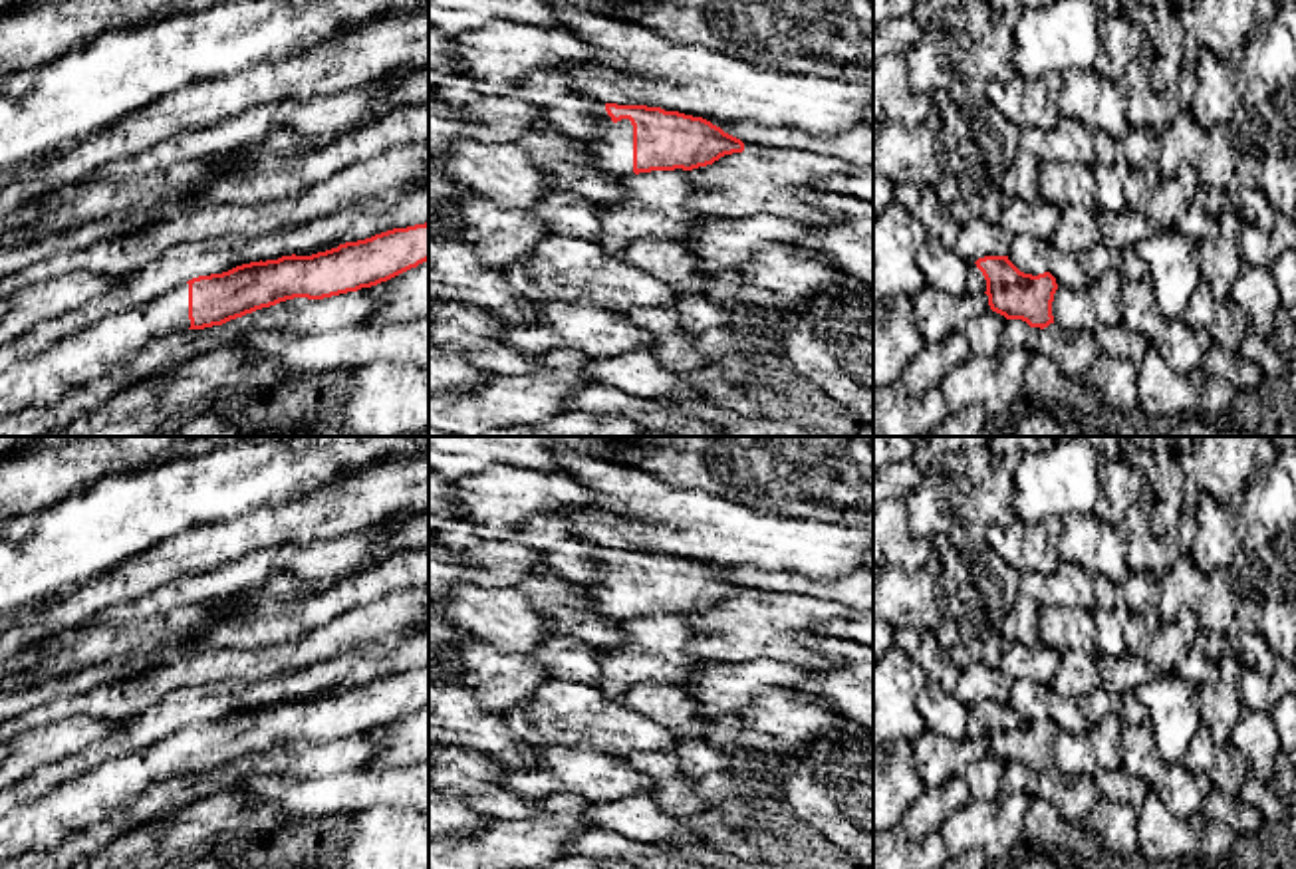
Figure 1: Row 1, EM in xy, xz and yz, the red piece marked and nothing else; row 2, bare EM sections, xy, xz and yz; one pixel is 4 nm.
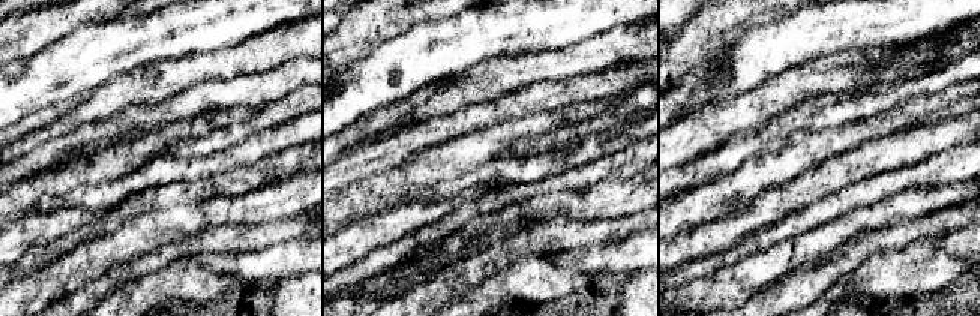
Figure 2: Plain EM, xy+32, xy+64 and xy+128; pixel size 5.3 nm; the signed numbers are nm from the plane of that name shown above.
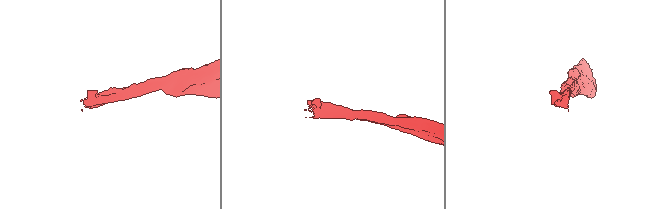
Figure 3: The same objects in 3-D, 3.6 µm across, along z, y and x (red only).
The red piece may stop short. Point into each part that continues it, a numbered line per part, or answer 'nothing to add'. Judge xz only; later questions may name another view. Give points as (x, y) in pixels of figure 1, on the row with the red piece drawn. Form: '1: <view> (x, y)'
1: xz (614, 155)

